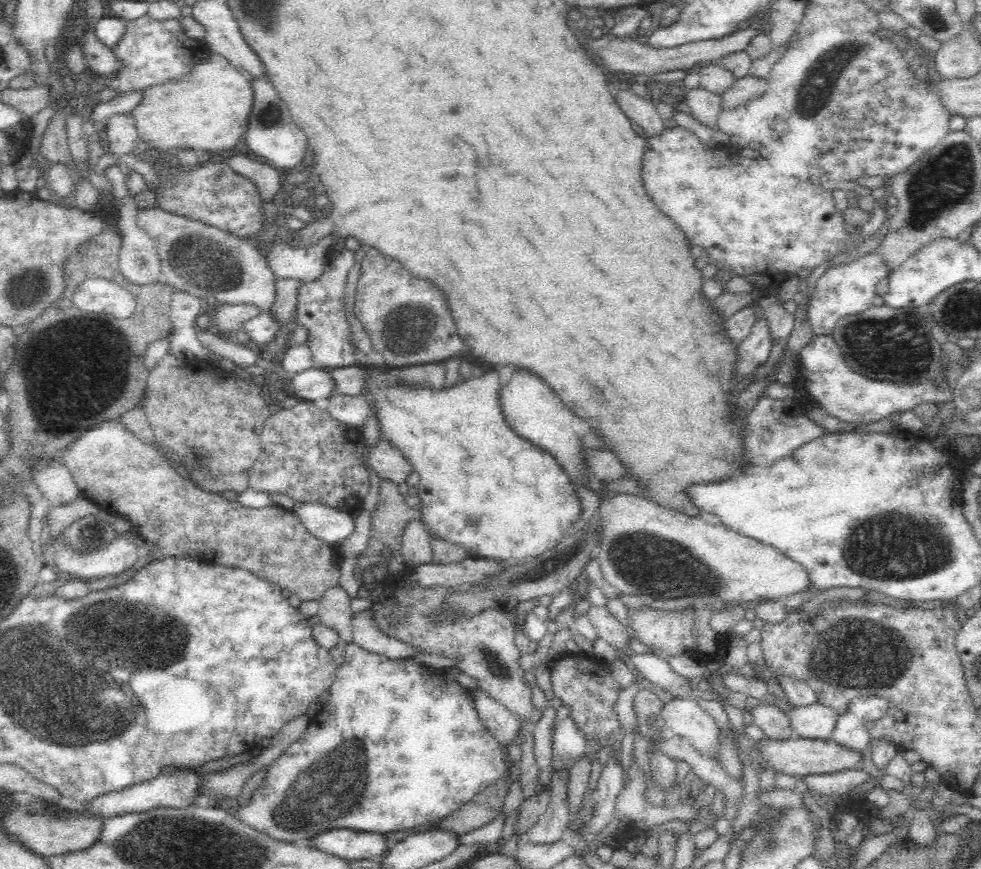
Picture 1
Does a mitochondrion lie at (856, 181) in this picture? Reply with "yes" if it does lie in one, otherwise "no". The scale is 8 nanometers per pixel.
no

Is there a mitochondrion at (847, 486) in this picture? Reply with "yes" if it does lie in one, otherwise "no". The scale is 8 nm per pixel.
no

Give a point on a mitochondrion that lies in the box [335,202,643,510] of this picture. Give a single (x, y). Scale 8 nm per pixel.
(412, 333)

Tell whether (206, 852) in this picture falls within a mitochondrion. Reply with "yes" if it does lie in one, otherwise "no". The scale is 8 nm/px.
yes

